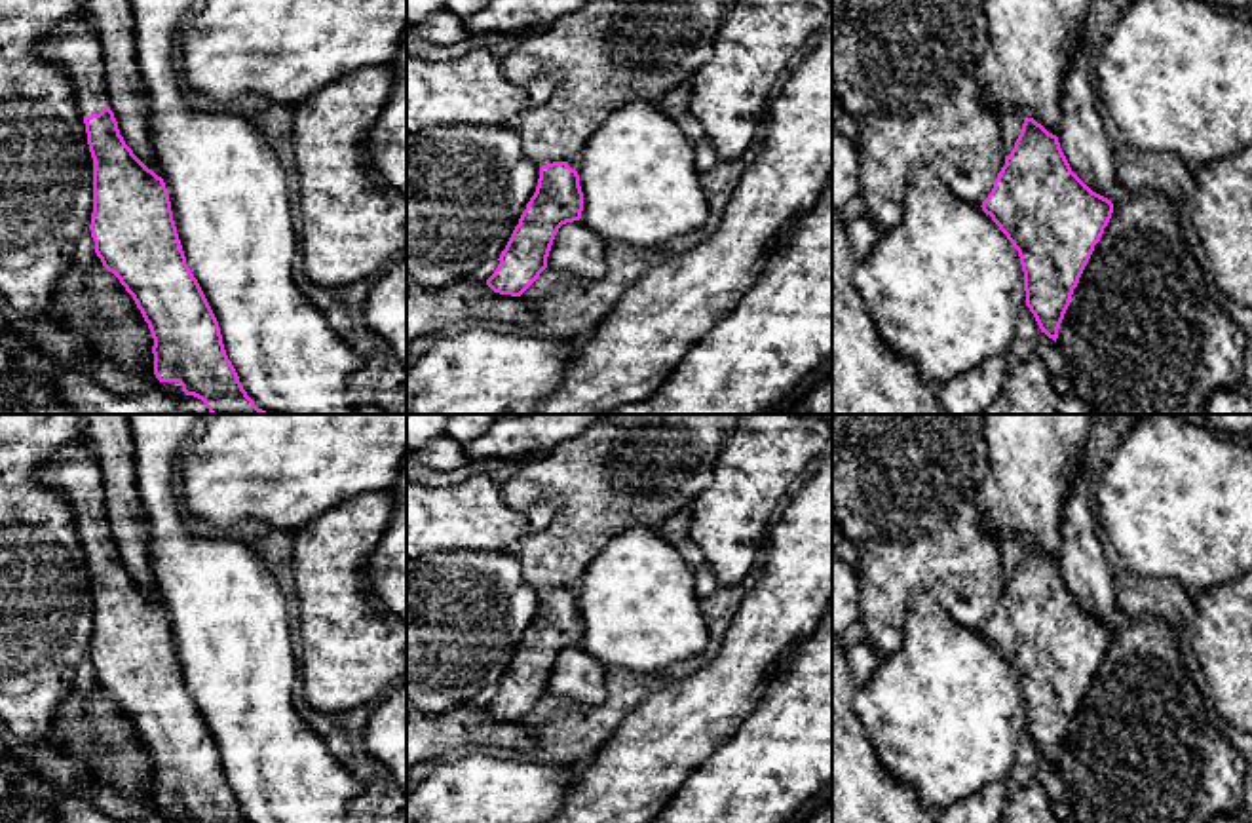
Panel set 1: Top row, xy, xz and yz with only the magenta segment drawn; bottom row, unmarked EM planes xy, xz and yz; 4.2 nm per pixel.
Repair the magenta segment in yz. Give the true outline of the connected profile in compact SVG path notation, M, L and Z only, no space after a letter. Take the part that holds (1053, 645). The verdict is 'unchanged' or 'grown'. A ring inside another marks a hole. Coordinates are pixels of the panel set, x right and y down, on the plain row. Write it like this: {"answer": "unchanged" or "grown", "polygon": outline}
{"answer": "unchanged", "polygon": "M1024 544L1015 574L980 633L1018 677L1026 732L1041 758L1056 768L1113 629L1072 597L1056 561Z"}

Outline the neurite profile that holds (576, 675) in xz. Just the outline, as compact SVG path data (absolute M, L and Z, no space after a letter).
M579 646L566 648L553 665L547 692L597 705L606 698L606 667Z

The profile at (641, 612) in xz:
M635 525L614 536L589 563L578 597L583 618L579 648L606 669L659 673L705 652L709 627L695 595L695 568L659 534Z

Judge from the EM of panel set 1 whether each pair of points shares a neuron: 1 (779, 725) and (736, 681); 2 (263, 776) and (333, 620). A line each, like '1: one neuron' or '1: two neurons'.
1: two neurons
2: two neurons

